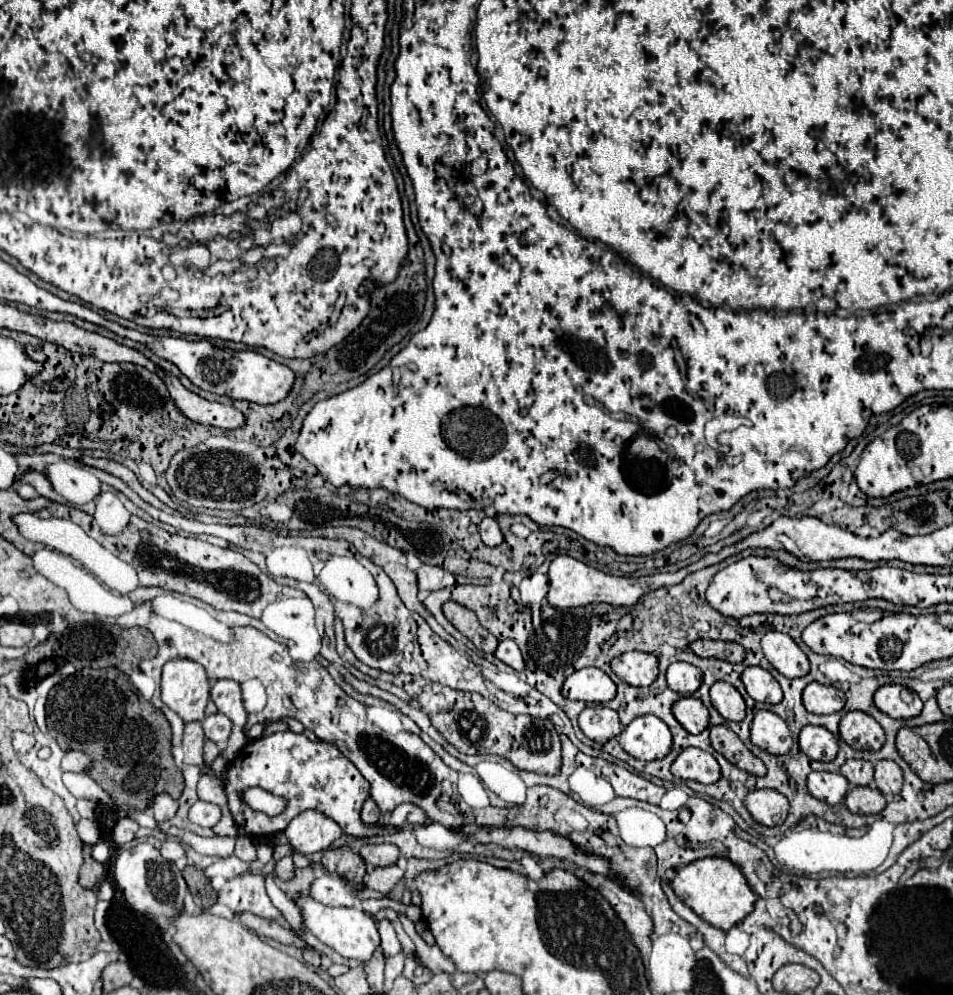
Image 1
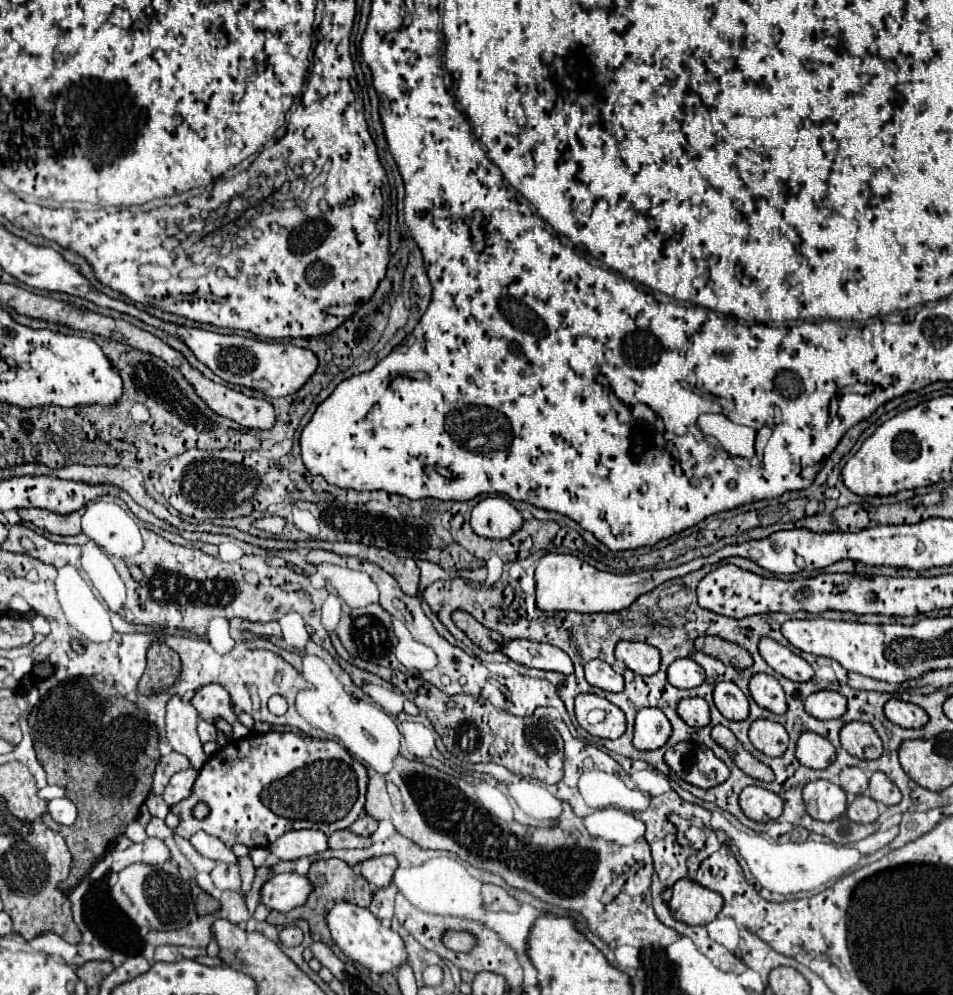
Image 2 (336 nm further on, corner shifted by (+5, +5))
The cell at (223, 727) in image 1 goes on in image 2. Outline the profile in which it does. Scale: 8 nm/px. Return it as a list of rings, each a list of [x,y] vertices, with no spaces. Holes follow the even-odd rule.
[[[198,721],[198,735],[200,735],[200,741],[206,743],[206,741],[216,741],[216,727],[212,723],[206,723],[206,721]]]

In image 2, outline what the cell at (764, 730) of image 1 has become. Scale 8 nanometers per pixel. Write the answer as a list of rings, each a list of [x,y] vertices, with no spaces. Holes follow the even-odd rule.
[[[756,719],[750,727],[750,741],[764,755],[780,757],[788,747],[788,733],[780,723],[768,719]]]

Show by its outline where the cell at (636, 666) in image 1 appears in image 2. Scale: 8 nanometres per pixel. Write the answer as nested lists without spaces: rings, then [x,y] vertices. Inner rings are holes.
[[[620,641],[616,645],[616,659],[638,675],[654,675],[660,669],[660,651],[648,643]]]

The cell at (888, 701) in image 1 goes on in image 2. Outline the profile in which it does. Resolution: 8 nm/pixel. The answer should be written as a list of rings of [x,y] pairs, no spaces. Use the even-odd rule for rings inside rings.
[[[892,697],[886,703],[884,711],[886,711],[886,717],[894,725],[900,725],[900,727],[906,727],[906,729],[922,729],[928,723],[928,715],[922,707],[918,707],[914,703],[900,701],[896,697]]]

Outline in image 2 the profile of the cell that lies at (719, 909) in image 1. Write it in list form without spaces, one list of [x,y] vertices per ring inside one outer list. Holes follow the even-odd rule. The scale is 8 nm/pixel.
[[[680,879],[674,885],[674,895],[668,903],[674,919],[686,925],[708,925],[722,909],[722,897],[716,891],[702,887],[690,879]]]

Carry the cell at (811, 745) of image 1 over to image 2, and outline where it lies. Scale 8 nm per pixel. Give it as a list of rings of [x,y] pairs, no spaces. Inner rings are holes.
[[[808,731],[796,743],[796,759],[810,769],[826,769],[836,759],[836,751],[828,739]]]

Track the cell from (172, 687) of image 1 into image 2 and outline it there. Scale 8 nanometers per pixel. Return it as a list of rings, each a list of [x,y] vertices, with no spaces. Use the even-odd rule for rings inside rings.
[[[172,697],[166,711],[166,737],[174,751],[186,755],[190,765],[198,771],[206,763],[206,755],[202,751],[202,741],[196,733],[198,711],[190,703],[182,703],[180,697]]]

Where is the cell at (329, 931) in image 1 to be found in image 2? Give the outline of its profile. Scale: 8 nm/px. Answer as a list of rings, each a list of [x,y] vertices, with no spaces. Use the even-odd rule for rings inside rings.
[[[338,901],[330,913],[328,913],[328,927],[332,931],[332,939],[334,943],[344,951],[344,955],[356,963],[360,963],[362,967],[366,967],[372,973],[394,973],[400,965],[404,965],[408,961],[408,953],[404,947],[402,937],[384,927],[368,909],[346,903],[346,901]]]

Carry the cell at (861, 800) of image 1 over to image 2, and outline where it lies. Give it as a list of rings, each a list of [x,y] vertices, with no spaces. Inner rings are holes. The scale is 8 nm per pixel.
[[[858,795],[848,805],[846,815],[854,823],[874,823],[878,819],[878,805],[874,799],[870,799],[866,795]]]

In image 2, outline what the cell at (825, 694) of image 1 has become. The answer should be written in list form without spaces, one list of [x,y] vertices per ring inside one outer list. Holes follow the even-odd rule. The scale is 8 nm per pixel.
[[[818,691],[806,699],[806,713],[820,721],[838,719],[846,713],[846,697],[836,691]]]

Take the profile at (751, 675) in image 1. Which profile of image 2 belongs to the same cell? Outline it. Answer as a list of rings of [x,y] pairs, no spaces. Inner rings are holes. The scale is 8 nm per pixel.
[[[754,675],[750,679],[750,695],[758,707],[768,709],[776,715],[786,713],[786,699],[780,683],[770,675]]]

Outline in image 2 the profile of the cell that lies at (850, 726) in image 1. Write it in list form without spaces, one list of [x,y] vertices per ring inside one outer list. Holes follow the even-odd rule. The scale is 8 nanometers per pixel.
[[[852,721],[840,731],[842,747],[858,759],[878,759],[882,755],[882,741],[870,723]]]

